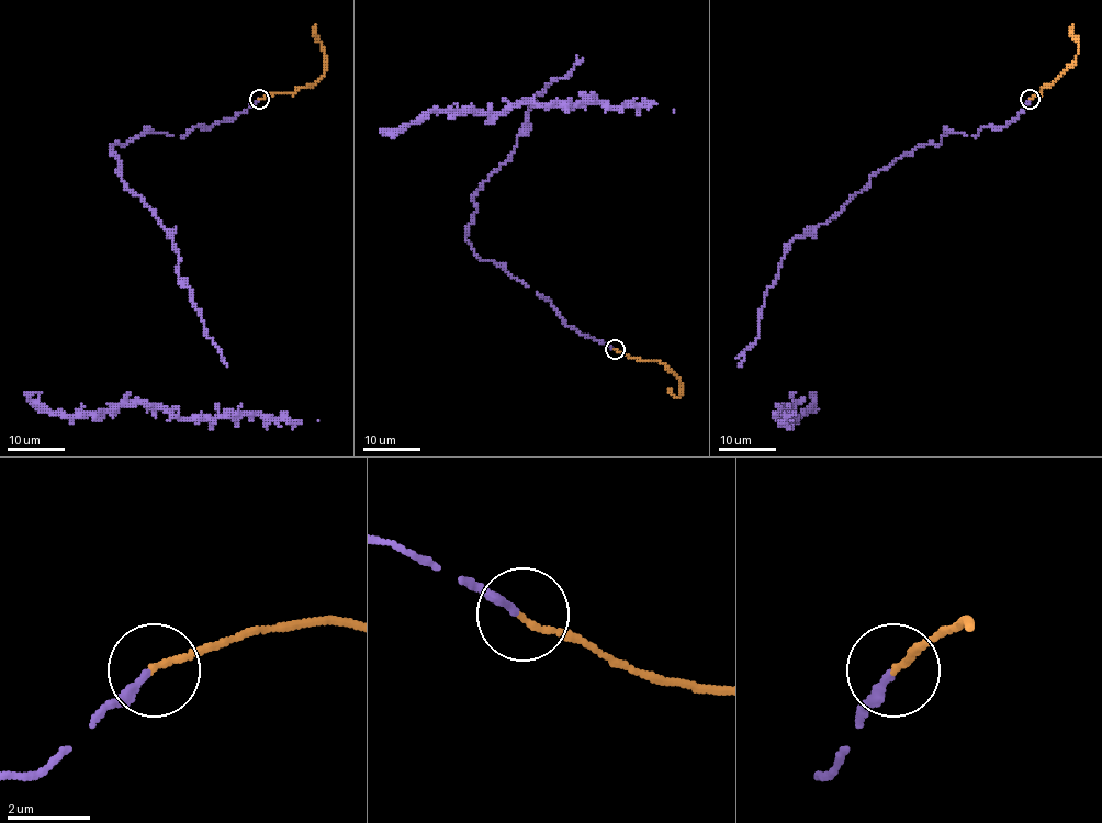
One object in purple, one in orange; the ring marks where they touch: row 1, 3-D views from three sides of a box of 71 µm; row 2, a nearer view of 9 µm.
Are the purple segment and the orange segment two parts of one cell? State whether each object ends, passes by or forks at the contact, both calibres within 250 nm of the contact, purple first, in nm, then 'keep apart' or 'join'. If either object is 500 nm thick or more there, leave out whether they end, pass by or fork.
purple ends; orange ends; calibres 200 and 140 nm; join

